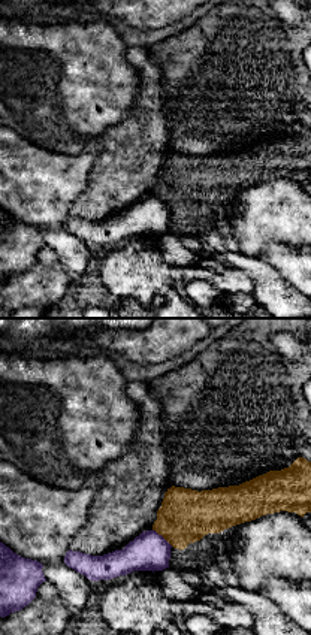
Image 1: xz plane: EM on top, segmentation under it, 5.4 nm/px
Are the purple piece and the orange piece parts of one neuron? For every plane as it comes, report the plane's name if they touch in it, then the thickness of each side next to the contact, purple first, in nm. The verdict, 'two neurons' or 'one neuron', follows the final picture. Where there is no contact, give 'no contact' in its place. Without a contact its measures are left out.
contact in xz; calibres 200 and 300 nm

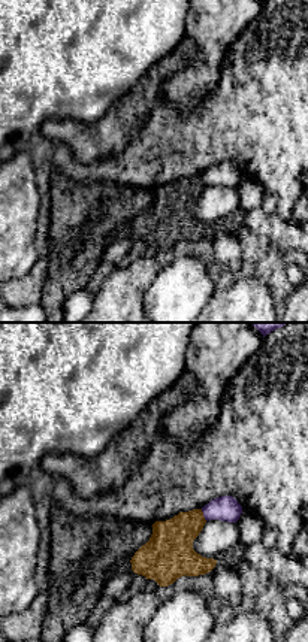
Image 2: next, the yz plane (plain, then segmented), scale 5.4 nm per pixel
contact in yz; calibres 140 and 240 nm

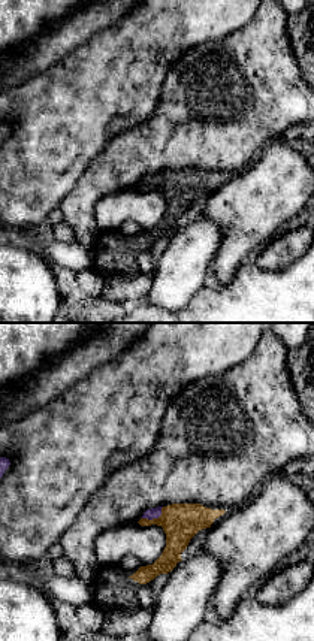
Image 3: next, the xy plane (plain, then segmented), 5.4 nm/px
contact in xy; calibres 60 and 200 nm

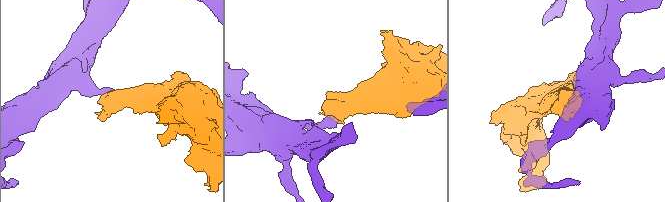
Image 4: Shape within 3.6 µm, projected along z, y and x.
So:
two neurons

